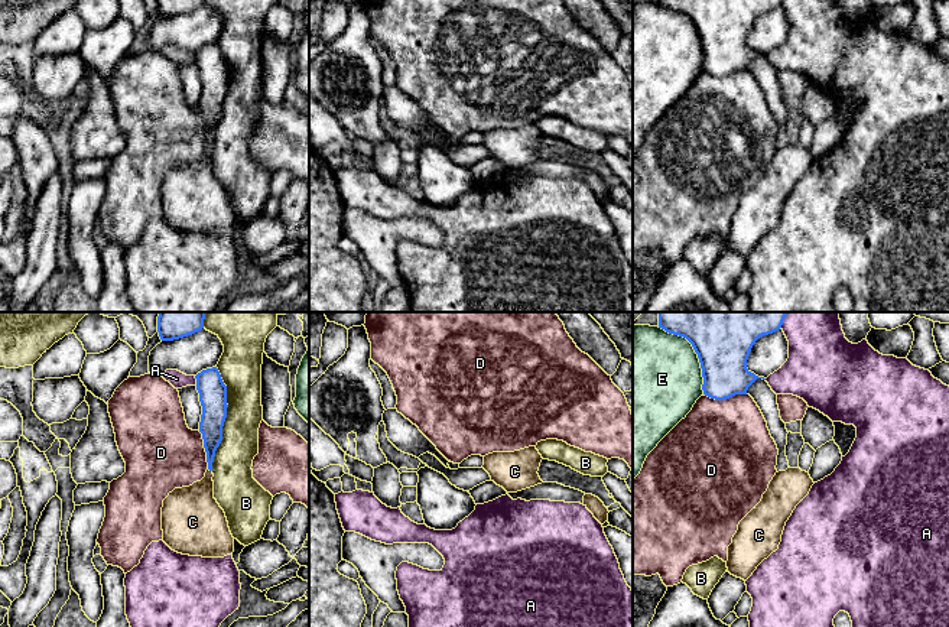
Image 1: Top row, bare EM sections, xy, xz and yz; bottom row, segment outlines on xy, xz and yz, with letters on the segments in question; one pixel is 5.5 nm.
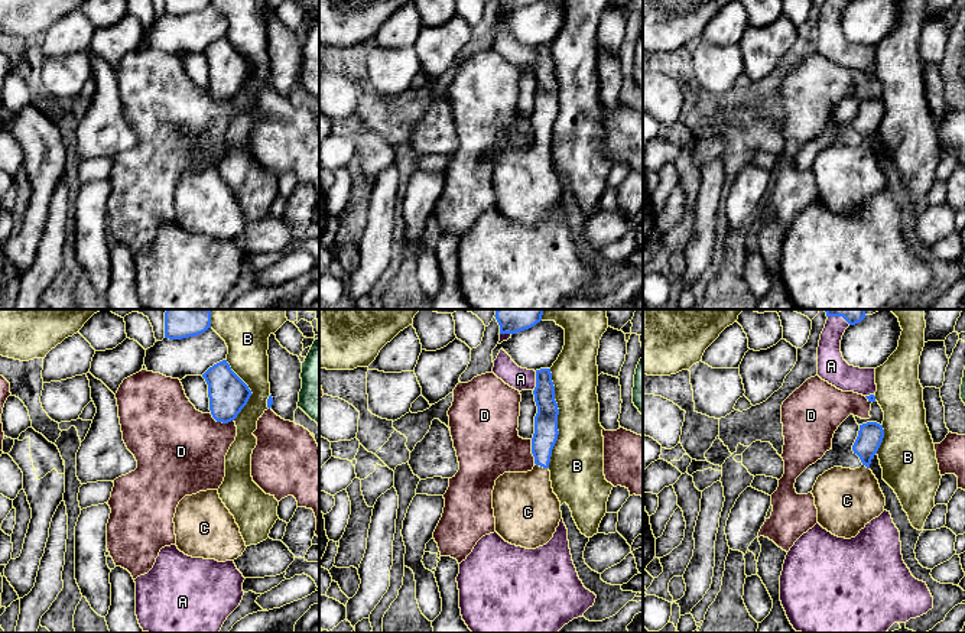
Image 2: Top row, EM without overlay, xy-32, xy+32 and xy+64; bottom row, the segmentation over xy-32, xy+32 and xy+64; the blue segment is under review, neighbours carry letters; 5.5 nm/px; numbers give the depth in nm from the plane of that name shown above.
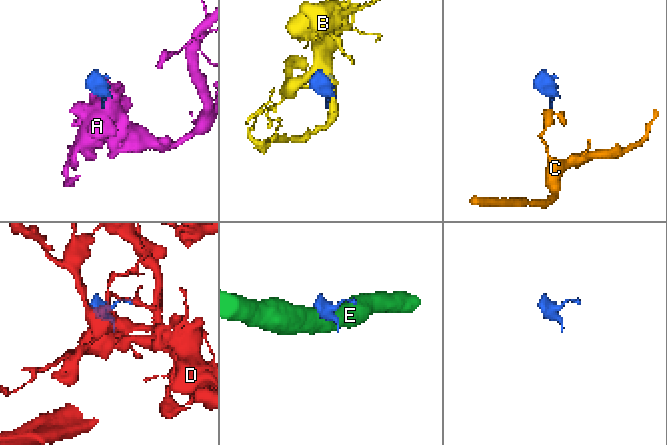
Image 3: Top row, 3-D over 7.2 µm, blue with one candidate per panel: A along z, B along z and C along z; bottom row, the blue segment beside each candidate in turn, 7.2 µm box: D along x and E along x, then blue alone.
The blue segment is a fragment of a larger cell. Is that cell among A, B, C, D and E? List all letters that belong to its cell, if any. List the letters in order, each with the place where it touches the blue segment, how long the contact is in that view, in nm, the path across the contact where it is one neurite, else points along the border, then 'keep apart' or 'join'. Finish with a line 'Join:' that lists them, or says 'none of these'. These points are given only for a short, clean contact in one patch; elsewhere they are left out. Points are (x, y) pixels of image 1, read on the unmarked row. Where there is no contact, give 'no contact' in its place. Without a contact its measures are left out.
A: xy (197, 57) | 60 nm | keep apart
B: xy (224, 96) | 600 nm | keep apart
C: xy (210, 146) | 30 nm | across xy (211, 101), (210, 146), (207, 161), (192, 187) | join
D: yz (725, 74) | 240 nm | keep apart
E: yz (695, 28) | 460 nm | keep apart
Join: C

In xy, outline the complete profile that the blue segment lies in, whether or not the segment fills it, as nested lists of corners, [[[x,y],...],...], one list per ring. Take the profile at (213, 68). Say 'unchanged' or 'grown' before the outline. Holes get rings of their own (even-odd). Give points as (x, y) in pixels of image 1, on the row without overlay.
grown; [[[217,43],[195,52],[202,82],[199,108],[207,129],[208,146],[201,157],[175,165],[163,176],[163,218],[175,228],[189,233],[224,234],[234,228],[234,214],[224,186],[214,175],[212,139],[222,117],[227,94],[227,62]]]

